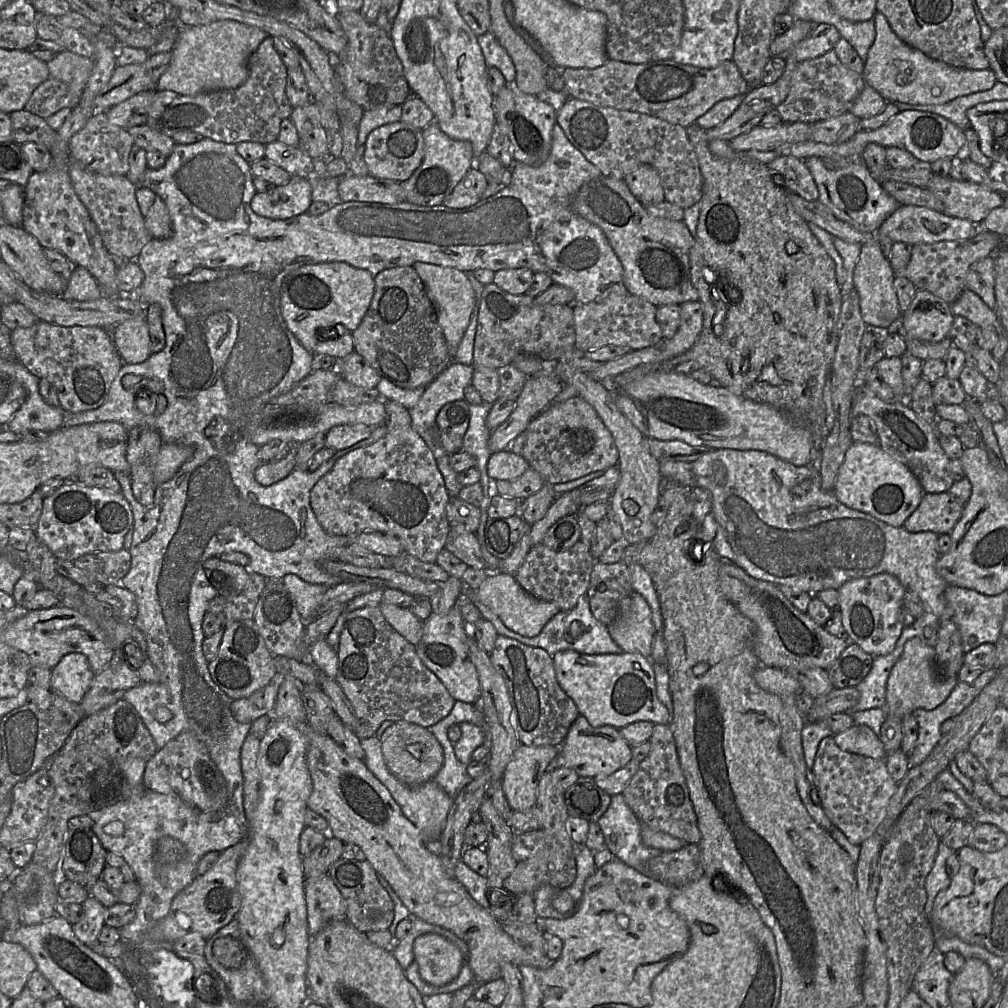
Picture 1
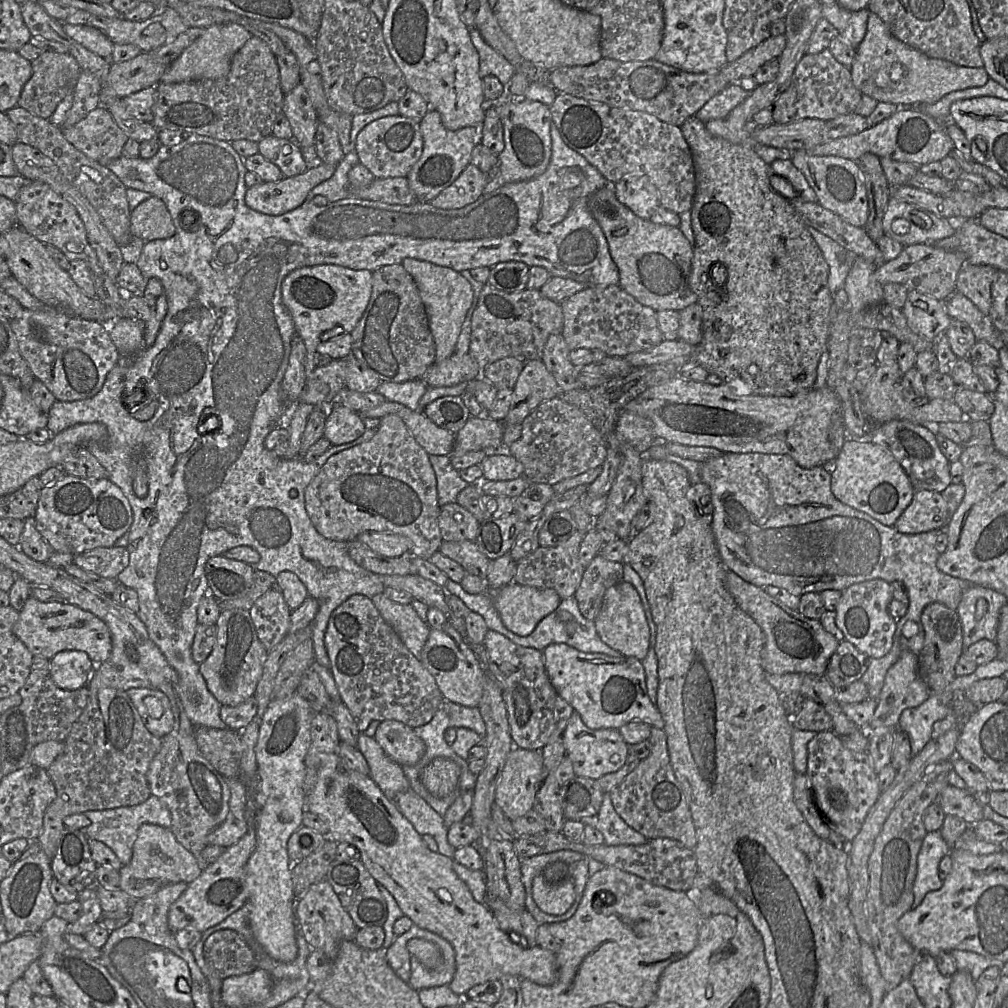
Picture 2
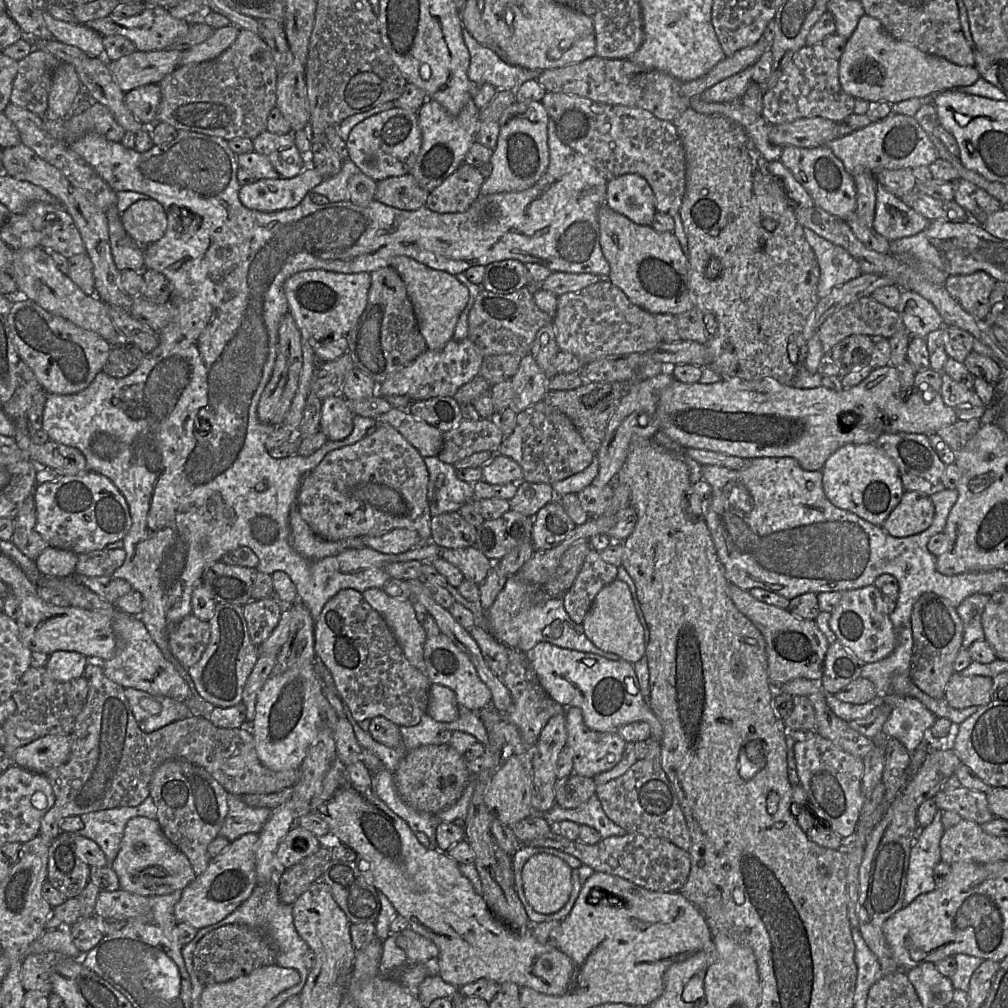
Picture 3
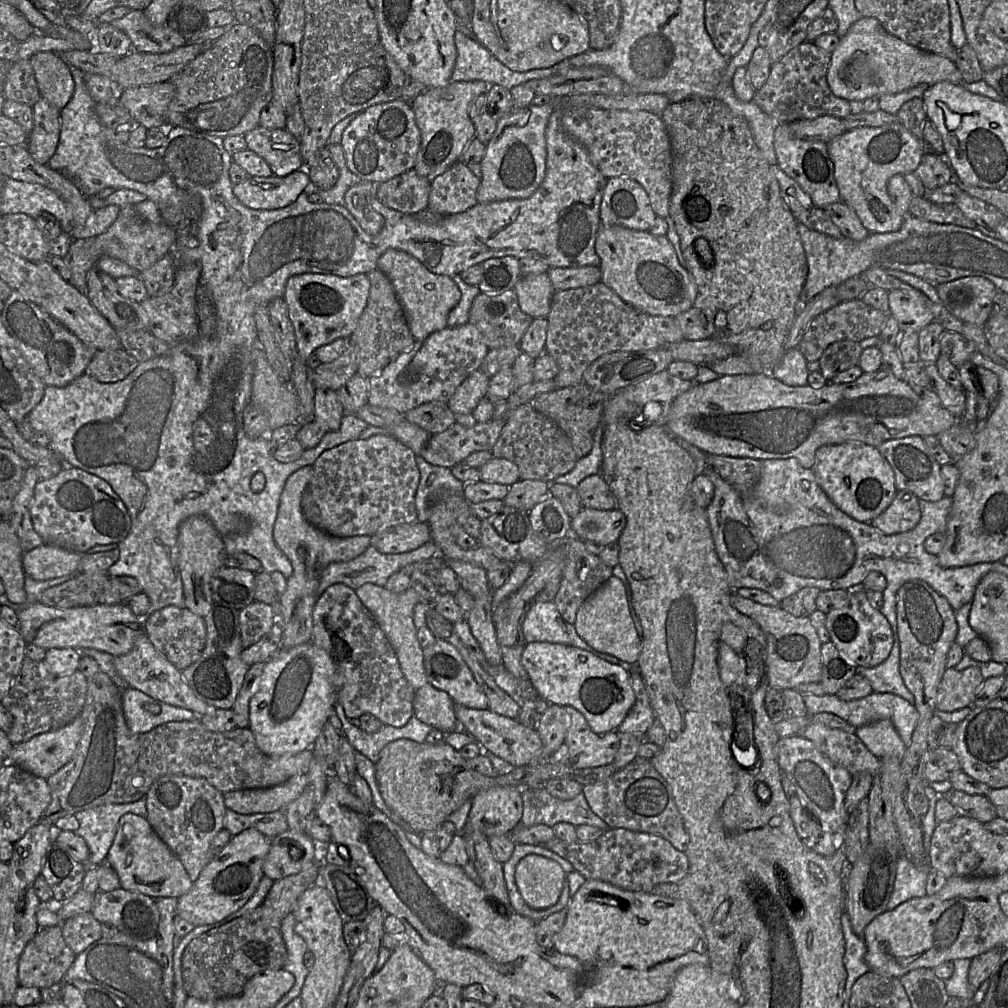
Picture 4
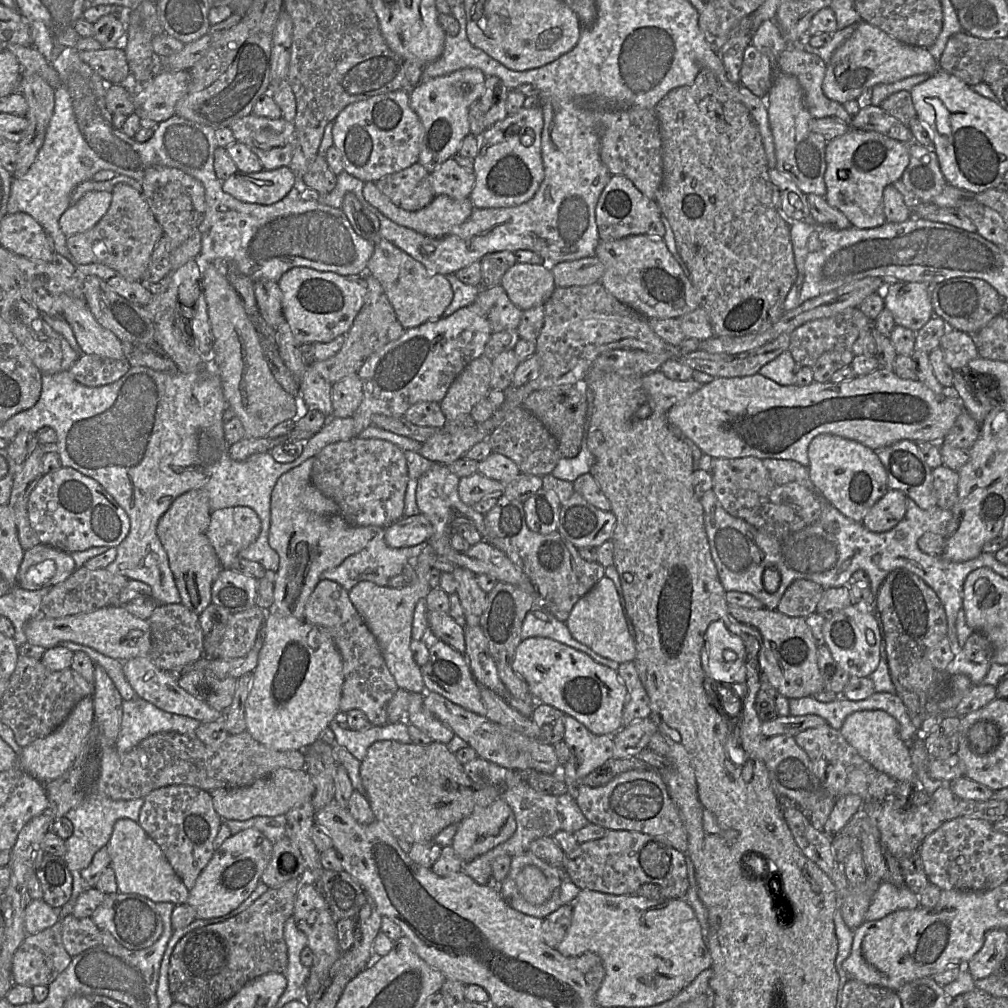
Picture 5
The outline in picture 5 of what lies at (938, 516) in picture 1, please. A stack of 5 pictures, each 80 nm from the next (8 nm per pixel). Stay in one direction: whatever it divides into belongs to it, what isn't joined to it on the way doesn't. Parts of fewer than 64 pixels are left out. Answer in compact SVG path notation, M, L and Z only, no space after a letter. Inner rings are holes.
M889 489L867 512L861 523L871 531L892 530L906 514L906 495Z

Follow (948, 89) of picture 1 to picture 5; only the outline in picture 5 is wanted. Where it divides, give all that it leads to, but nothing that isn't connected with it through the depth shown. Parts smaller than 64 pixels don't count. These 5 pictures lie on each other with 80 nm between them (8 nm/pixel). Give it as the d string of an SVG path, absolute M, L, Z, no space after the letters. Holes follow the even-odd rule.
M860 21L853 34L831 56L822 88L829 99L845 104L877 84L890 84L920 74L932 75L939 69L938 61L927 48L898 41L880 28Z

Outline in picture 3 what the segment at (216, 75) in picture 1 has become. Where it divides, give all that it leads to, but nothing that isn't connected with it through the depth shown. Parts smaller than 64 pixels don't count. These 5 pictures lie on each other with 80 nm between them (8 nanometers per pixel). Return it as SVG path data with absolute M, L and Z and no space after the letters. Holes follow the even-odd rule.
M233 24L215 29L214 33L206 41L183 52L181 65L216 58L233 44L239 31L240 28Z

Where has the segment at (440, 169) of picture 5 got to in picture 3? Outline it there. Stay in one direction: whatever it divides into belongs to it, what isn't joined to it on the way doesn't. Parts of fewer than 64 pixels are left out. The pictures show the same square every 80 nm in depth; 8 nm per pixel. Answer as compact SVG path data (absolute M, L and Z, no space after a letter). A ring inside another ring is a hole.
M463 163L429 193L426 206L438 213L464 212L481 195L484 181L476 167Z

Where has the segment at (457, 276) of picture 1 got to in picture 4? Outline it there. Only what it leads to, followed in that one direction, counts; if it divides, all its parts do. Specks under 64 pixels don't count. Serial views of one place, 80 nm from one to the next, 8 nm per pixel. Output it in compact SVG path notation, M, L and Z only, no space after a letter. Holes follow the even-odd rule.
M396 248L387 249L379 257L377 269L391 281L408 327L416 340L423 340L448 326L449 313L461 299L461 291L452 277L432 273L417 258Z

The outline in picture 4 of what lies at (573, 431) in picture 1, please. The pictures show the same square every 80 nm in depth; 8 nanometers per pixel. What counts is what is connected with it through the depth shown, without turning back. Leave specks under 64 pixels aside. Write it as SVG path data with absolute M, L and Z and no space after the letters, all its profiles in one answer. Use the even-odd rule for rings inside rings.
M530 403L521 404L509 416L492 454L514 462L519 468L520 479L544 482L552 482L558 476L567 474L579 459L566 433Z

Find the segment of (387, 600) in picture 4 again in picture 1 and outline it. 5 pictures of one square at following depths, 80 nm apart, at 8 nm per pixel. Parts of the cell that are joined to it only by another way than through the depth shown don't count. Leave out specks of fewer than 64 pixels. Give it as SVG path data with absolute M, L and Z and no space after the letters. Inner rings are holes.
M381 602L380 610L387 622L409 643L416 646L422 637L423 621L418 619L408 608Z

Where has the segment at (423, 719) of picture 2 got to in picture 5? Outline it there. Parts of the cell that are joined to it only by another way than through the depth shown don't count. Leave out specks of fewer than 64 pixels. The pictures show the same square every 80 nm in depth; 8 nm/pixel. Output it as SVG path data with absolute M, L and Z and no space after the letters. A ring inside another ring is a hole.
M320 579L305 606L305 621L327 630L343 663L343 684L339 714L357 709L366 714L371 725L384 726L387 722L388 702L399 688L382 656L376 638L366 626L340 584Z

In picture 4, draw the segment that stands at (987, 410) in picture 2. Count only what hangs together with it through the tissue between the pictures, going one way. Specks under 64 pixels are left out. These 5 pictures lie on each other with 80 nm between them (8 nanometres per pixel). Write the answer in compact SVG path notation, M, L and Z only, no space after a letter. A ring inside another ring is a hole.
M924 363L924 368L931 380L931 389L939 396L942 405L957 419L962 416L966 404L966 392L948 384L940 375L935 363Z

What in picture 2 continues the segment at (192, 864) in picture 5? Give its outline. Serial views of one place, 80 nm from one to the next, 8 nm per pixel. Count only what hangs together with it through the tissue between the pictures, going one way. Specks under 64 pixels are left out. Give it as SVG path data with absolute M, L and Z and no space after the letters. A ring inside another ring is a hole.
M169 682L152 687L162 691L170 701L174 717L172 731L162 738L159 752L150 763L147 781L151 795L156 796L171 814L171 832L177 841L195 857L201 871L208 864L202 858L208 835L226 818L230 789L223 776L201 755L194 735L194 725L187 717L178 693Z

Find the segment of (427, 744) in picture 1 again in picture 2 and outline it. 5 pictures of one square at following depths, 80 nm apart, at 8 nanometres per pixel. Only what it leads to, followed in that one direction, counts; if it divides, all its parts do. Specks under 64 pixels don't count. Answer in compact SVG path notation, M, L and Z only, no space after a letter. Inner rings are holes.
M397 720L381 721L373 737L385 754L401 767L416 765L426 752L425 743L414 728Z

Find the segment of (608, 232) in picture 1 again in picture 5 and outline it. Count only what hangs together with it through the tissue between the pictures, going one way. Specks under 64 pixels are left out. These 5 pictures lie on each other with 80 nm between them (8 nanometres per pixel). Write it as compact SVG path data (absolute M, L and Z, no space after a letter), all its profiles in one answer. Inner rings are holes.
M632 235L612 241L599 241L596 256L604 265L600 283L618 301L648 319L680 318L700 307L695 288L668 249L664 237Z

